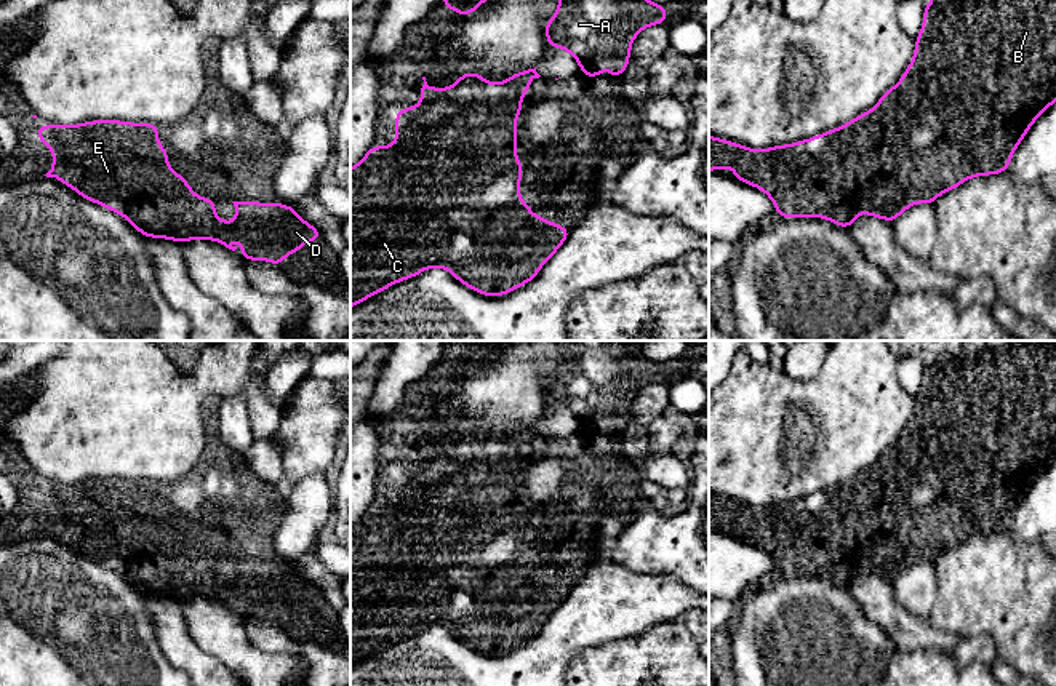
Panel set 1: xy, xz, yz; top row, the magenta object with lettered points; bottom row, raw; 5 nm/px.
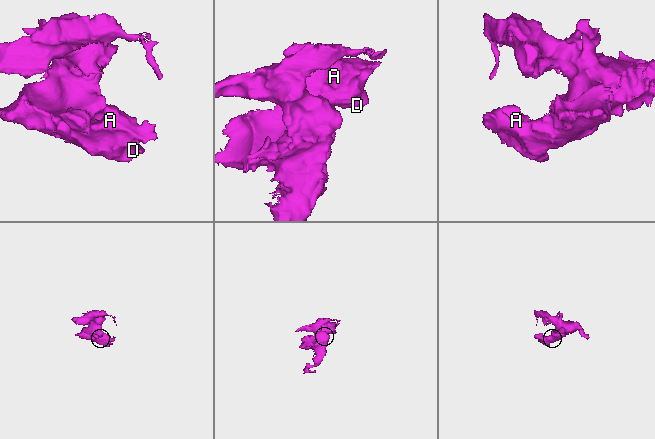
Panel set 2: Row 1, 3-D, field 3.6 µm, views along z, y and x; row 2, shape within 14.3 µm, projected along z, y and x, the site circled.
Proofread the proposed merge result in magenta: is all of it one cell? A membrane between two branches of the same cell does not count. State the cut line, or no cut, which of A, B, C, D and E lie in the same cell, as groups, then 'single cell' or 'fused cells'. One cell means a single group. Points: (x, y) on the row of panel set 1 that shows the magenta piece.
no cut | A B C D E | single cell

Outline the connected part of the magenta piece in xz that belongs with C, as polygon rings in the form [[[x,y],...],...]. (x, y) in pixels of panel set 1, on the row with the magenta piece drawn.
[[[534,67],[520,70],[504,82],[490,83],[478,72],[462,72],[459,80],[448,88],[432,88],[422,77],[421,102],[416,107],[403,107],[395,112],[395,144],[371,146],[365,157],[350,168],[350,309],[392,285],[410,280],[432,267],[446,269],[453,278],[478,294],[499,297],[534,280],[542,265],[568,240],[570,227],[533,214],[530,205],[520,198],[523,162],[517,160],[517,115],[523,112],[522,96],[528,94],[531,80],[539,77]]]

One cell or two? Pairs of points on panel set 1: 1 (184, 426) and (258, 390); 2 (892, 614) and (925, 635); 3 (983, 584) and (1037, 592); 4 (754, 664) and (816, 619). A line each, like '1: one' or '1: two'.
1: one
2: one
3: one
4: one

